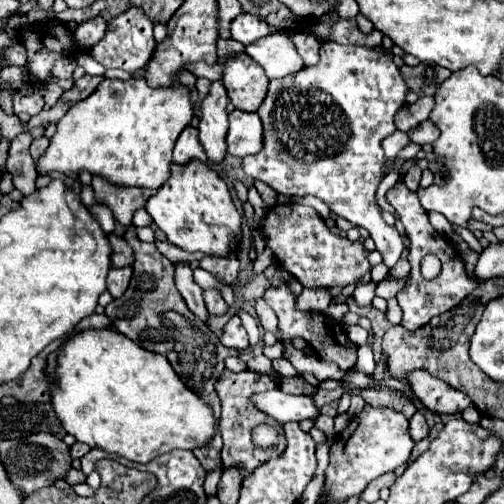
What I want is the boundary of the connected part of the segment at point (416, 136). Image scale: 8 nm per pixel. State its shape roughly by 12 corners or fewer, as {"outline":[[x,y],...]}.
{"outline":[[430,120],[408,130],[410,142],[434,144],[440,132]]}

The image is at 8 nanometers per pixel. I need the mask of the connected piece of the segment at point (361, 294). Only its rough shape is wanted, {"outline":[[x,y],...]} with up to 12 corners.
{"outline":[[370,280],[354,290],[358,306],[370,306],[376,284]]}

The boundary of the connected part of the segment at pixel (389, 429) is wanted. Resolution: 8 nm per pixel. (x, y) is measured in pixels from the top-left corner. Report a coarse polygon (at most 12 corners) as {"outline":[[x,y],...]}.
{"outline":[[392,408],[364,410],[330,450],[326,502],[406,464],[414,440]]}

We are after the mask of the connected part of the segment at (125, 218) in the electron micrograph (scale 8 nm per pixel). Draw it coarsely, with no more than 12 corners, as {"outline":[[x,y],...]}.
{"outline":[[92,176],[92,188],[118,224],[132,224],[138,208],[156,192],[116,188]]}

